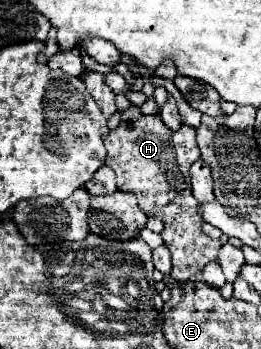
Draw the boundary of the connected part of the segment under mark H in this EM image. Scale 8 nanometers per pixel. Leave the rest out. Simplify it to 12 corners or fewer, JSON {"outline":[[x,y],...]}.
{"outline":[[139,116],[103,140],[117,188],[161,218],[171,276],[217,260],[189,168],[195,130]]}

